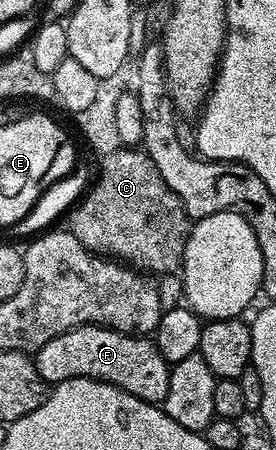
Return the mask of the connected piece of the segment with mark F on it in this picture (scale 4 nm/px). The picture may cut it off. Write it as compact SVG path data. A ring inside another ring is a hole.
M79 326L70 332L62 332L62 336L54 336L50 344L36 351L34 361L42 380L49 384L75 378L92 378L95 382L116 386L122 392L130 392L130 396L138 396L138 400L153 404L163 404L166 388L170 388L170 363L164 359L162 352L158 352L155 341L148 336L123 334L108 326Z

